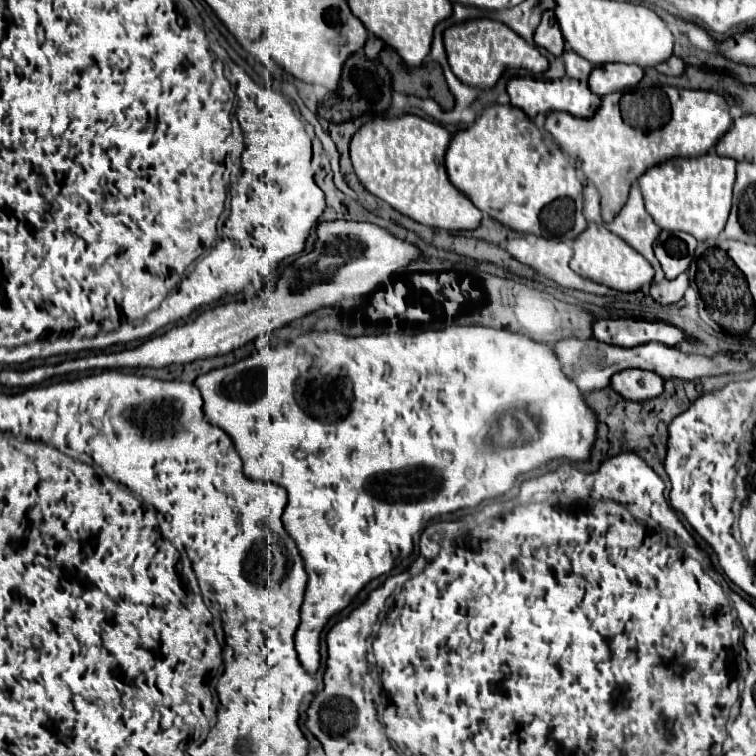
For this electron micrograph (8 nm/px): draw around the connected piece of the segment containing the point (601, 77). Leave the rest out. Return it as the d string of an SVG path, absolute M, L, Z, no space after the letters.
M601 64L591 70L589 90L593 94L605 96L615 90L625 90L635 86L643 78L643 68L631 64Z

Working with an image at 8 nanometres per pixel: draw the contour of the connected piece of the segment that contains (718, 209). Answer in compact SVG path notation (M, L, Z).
M711 150L697 158L673 158L649 168L639 178L647 212L659 228L681 230L697 240L717 238L723 232L731 210L735 164L735 160L721 158Z

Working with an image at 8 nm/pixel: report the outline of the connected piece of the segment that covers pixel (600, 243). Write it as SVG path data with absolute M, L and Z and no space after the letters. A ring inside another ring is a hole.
M591 222L579 238L575 238L573 244L573 258L571 258L571 270L575 270L579 276L591 278L611 290L619 292L635 292L635 288L643 288L645 284L651 284L653 280L653 268L651 264L623 238L609 232L603 224Z

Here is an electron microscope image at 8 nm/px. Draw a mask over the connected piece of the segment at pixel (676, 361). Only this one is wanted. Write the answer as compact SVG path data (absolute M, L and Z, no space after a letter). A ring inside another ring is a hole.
M595 338L589 340L561 340L555 344L557 356L563 362L563 370L569 378L573 378L579 386L581 392L591 392L599 390L603 386L609 386L609 380L615 372L625 370L625 368L643 368L643 370L653 370L661 374L663 378L683 378L683 380L695 380L701 376L713 376L713 374L723 374L723 372L743 372L749 370L753 364L745 360L731 360L723 354L709 358L703 356L689 356L683 354L679 348L667 348L661 346L659 342L649 342L643 346L635 348L621 348L621 346L611 346L605 342L599 342Z

